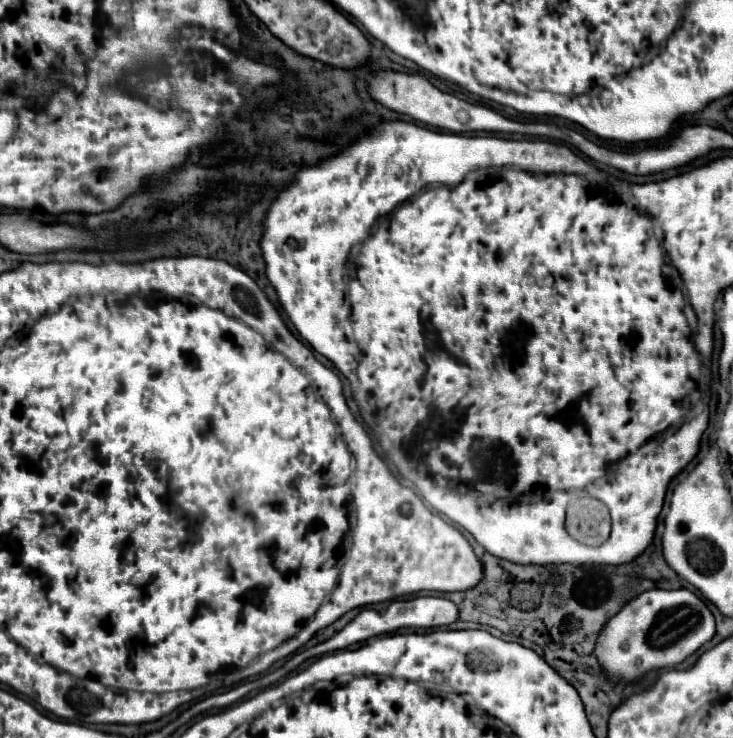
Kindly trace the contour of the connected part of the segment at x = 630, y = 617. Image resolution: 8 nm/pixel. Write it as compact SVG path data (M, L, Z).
M650 589L640 593L628 605L624 605L618 615L614 615L598 633L596 639L596 659L604 677L610 683L618 681L638 681L648 671L674 669L704 643L716 635L714 615L706 603L688 589L664 591Z

